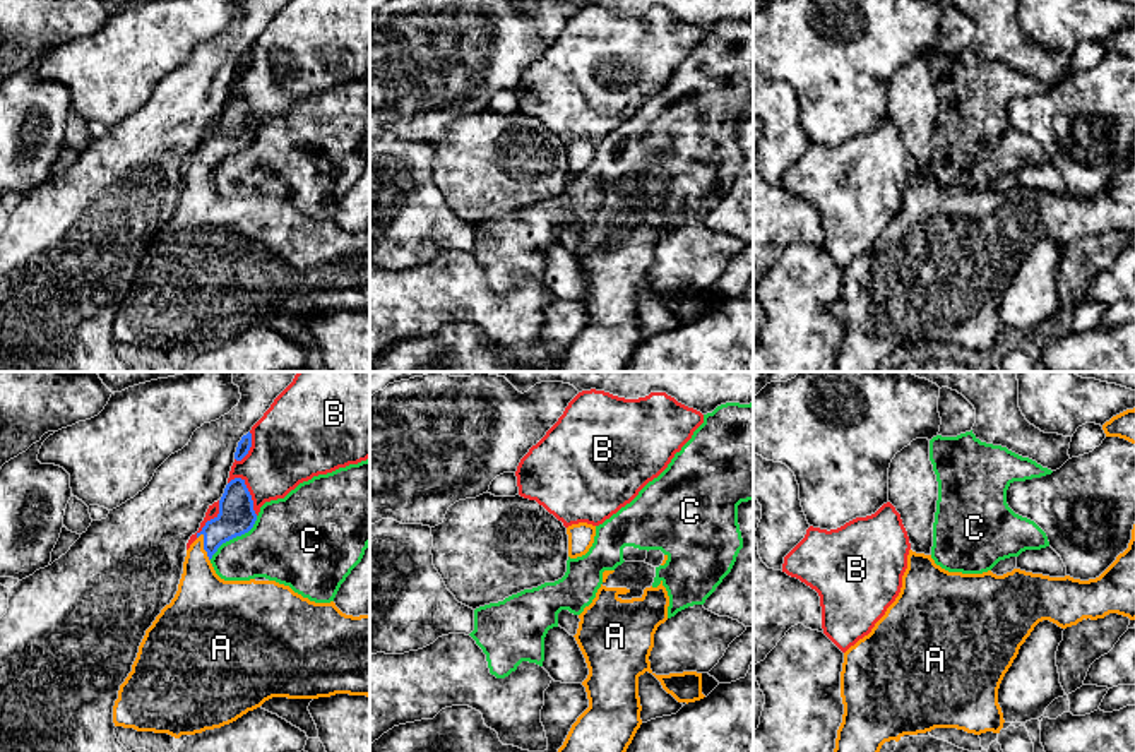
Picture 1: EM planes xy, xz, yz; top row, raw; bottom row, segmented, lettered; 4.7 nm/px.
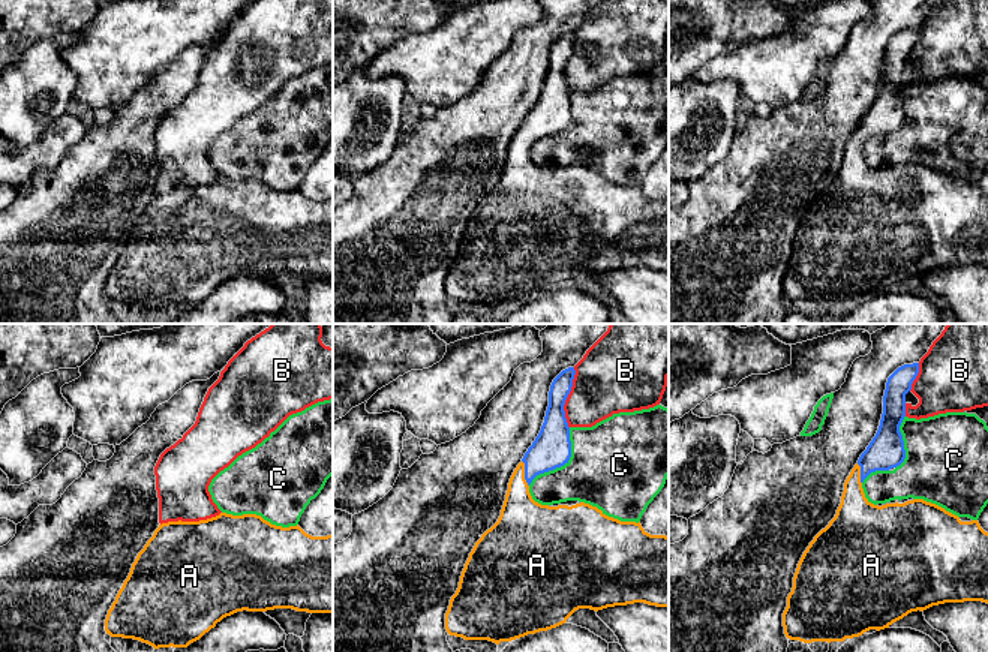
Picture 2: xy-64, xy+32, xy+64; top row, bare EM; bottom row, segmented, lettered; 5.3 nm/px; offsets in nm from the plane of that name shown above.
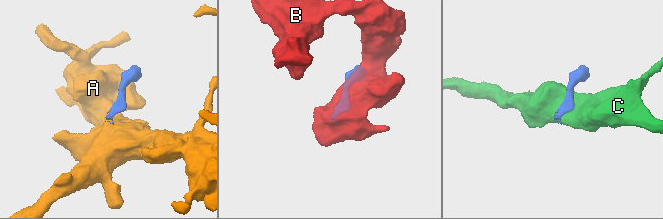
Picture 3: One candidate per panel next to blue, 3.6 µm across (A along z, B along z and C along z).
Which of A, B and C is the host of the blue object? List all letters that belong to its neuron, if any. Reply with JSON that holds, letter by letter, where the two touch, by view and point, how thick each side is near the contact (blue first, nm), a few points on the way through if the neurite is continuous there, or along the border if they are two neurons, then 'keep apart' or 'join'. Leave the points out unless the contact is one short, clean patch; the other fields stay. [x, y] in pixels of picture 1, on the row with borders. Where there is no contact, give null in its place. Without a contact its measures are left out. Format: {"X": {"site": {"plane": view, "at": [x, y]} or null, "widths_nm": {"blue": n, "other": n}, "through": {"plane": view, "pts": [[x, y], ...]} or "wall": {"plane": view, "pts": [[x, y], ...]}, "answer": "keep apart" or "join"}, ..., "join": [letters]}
{"A": {"site": {"plane": "xy", "at": [204, 547]}, "widths_nm": {"blue": 170, "other": 260}, "through": {"plane": "xy", "pts": [[237, 516], [204, 547], [204, 600]]}, "answer": "join"}, "B": {"site": {"plane": "xy", "at": [249, 492]}, "widths_nm": {"blue": 170, "other": 320}, "answer": "keep apart"}, "C": {"site": {"plane": "xy", "at": [235, 537]}, "widths_nm": {"blue": 170, "other": 360}, "answer": "keep apart"}, "join": ["A"]}

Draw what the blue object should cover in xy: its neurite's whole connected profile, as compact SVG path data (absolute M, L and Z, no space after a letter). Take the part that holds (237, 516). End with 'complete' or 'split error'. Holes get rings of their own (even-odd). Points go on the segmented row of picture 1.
M231 480L219 500L219 514L207 521L187 550L178 591L156 617L139 646L132 671L113 706L115 726L168 733L175 738L229 725L272 697L318 699L336 694L370 697L370 615L346 615L334 601L315 603L276 581L224 581L211 558L217 548L257 521L245 480Z; split error

